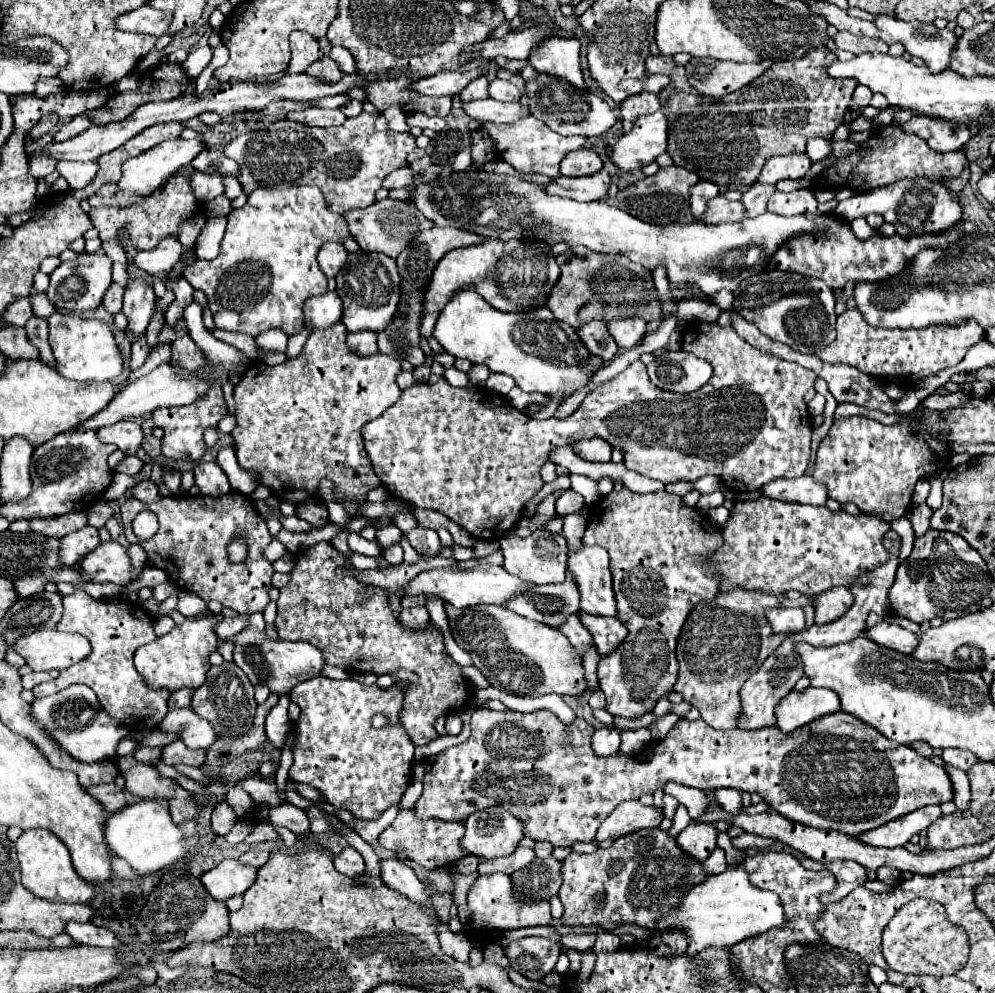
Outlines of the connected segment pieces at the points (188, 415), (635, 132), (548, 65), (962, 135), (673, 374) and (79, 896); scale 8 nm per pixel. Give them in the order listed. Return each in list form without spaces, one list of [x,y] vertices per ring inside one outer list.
[[[213,385],[209,389],[209,393],[199,399],[193,405],[187,407],[171,407],[171,409],[157,409],[151,417],[153,423],[163,429],[163,455],[171,457],[171,459],[187,459],[187,461],[197,461],[203,457],[205,453],[205,441],[203,441],[203,431],[207,427],[217,427],[219,419],[227,413],[223,407],[225,399],[223,399],[223,391],[221,385]]]
[[[657,111],[641,115],[633,129],[625,133],[613,147],[613,163],[621,171],[641,169],[667,151],[667,117]]]
[[[553,37],[541,43],[537,49],[533,49],[529,63],[539,73],[565,79],[577,89],[587,89],[581,75],[581,65],[579,65],[579,49],[581,45],[577,39]]]
[[[919,115],[907,123],[901,123],[901,127],[929,141],[929,145],[939,153],[959,151],[971,139],[971,131],[967,125],[959,125],[957,121],[949,121],[949,119],[929,119]]]
[[[683,349],[655,357],[647,369],[653,385],[675,393],[693,393],[713,375],[713,369],[707,361]]]
[[[29,829],[17,841],[17,857],[21,867],[21,883],[33,895],[47,901],[65,903],[89,903],[93,899],[93,885],[85,883],[73,869],[67,847],[47,829]]]

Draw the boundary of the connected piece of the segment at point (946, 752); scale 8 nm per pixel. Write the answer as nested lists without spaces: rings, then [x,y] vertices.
[[[943,749],[943,761],[951,767],[957,767],[957,769],[963,769],[963,771],[969,771],[969,767],[973,763],[977,763],[977,755],[969,753],[967,749]]]

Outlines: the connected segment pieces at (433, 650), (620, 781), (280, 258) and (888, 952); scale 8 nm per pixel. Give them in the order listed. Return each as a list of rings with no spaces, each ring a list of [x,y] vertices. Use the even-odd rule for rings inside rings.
[[[329,541],[317,543],[295,555],[291,581],[281,589],[277,599],[275,627],[285,641],[307,641],[321,649],[329,665],[373,673],[377,677],[393,675],[401,669],[413,671],[419,677],[417,683],[401,681],[405,683],[401,725],[415,745],[437,739],[435,721],[449,709],[461,711],[473,699],[473,691],[461,667],[445,651],[443,631],[433,623],[425,629],[403,629],[389,607],[385,589],[361,583],[349,555],[337,551]],[[365,589],[373,589],[373,593],[367,601],[361,601]]]
[[[487,707],[477,709],[471,717],[471,737],[465,743],[459,743],[455,747],[449,747],[441,753],[437,753],[435,757],[431,757],[429,761],[425,759],[425,777],[423,777],[423,793],[415,803],[417,815],[423,819],[443,819],[443,821],[465,821],[475,809],[485,809],[491,805],[501,805],[505,809],[509,809],[515,817],[519,817],[525,823],[525,835],[535,839],[535,841],[549,841],[553,843],[553,847],[571,847],[575,841],[593,841],[595,839],[595,831],[601,825],[601,821],[621,803],[627,799],[639,799],[643,793],[653,793],[655,789],[661,789],[667,781],[675,781],[687,787],[697,787],[697,789],[719,789],[719,787],[729,787],[729,789],[737,789],[737,791],[747,791],[747,793],[759,793],[773,811],[777,811],[779,815],[783,815],[785,819],[809,825],[809,827],[817,827],[817,829],[835,829],[835,831],[843,831],[847,835],[861,835],[869,829],[875,829],[879,825],[885,825],[905,813],[911,813],[915,809],[921,809],[925,805],[939,805],[943,801],[951,801],[953,799],[953,789],[951,789],[951,781],[945,775],[945,769],[931,763],[929,759],[921,757],[913,747],[907,745],[897,745],[895,741],[889,741],[887,737],[881,737],[881,733],[877,733],[877,729],[873,729],[871,725],[865,725],[861,719],[847,715],[845,711],[837,711],[829,717],[821,717],[801,729],[795,729],[793,733],[781,733],[781,729],[777,727],[769,727],[769,729],[751,729],[751,731],[741,731],[741,729],[729,729],[729,731],[719,731],[713,729],[711,725],[707,725],[701,719],[689,721],[689,719],[679,719],[677,725],[669,731],[669,735],[663,741],[651,743],[649,745],[649,753],[647,753],[647,761],[641,761],[637,757],[623,757],[623,755],[613,755],[613,757],[595,757],[593,749],[591,749],[591,735],[593,735],[593,727],[583,721],[577,719],[573,725],[563,725],[553,713],[549,711],[535,711],[535,713],[503,713],[503,711],[491,711]]]
[[[317,187],[289,189],[255,189],[247,205],[227,215],[227,231],[221,243],[221,253],[213,261],[193,261],[183,269],[183,277],[207,295],[215,327],[225,331],[241,331],[257,337],[269,329],[281,329],[295,335],[303,329],[303,301],[311,295],[327,291],[327,277],[317,265],[317,251],[325,241],[345,241],[349,237],[343,215],[333,213],[325,205],[325,195]]]
[[[915,899],[909,905],[903,905],[893,919],[883,929],[883,957],[887,965],[899,973],[911,973],[911,975],[953,975],[959,971],[969,957],[969,941],[961,927],[953,925],[945,917],[945,909],[929,899]]]

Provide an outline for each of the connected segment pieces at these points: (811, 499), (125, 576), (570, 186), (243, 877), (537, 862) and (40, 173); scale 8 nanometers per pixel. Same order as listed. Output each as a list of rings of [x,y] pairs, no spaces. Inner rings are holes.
[[[811,475],[795,477],[795,479],[777,479],[769,485],[761,487],[763,495],[775,497],[789,503],[807,503],[807,505],[825,505],[827,493],[825,485],[815,481]]]
[[[117,541],[101,543],[95,551],[91,551],[79,565],[91,581],[111,581],[119,585],[129,585],[139,577],[143,569],[133,569],[131,557],[127,555],[127,549],[121,547]]]
[[[599,171],[585,177],[559,175],[551,185],[547,185],[547,193],[569,197],[575,201],[597,201],[607,195],[609,185],[611,185],[611,177],[607,171]]]
[[[225,859],[211,871],[203,873],[201,883],[217,901],[227,901],[233,895],[243,895],[247,887],[253,885],[255,877],[255,867],[243,865],[237,859]]]
[[[553,855],[545,859],[533,859],[527,867],[515,871],[513,885],[515,891],[521,899],[541,901],[541,899],[551,899],[557,895],[561,887],[561,861],[557,861]]]
[[[37,155],[37,157],[31,157],[31,161],[29,161],[29,171],[37,179],[47,177],[49,173],[53,173],[55,167],[57,167],[57,161],[51,159],[49,155]]]

